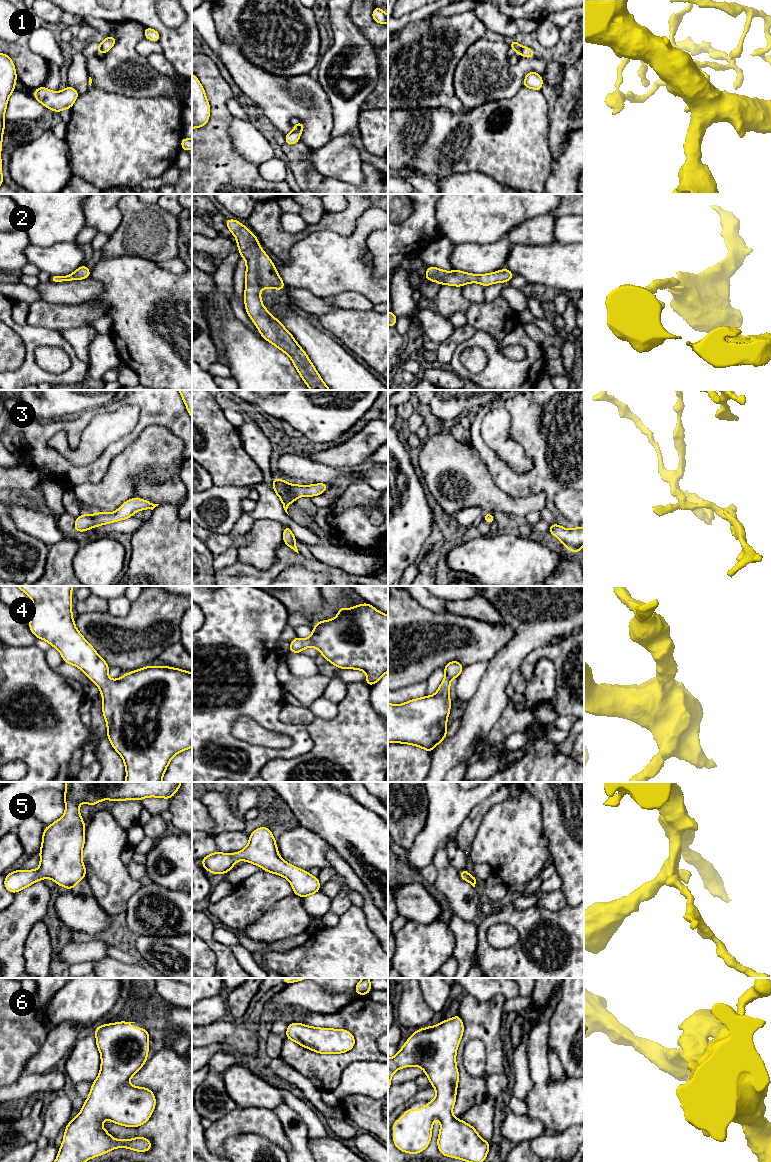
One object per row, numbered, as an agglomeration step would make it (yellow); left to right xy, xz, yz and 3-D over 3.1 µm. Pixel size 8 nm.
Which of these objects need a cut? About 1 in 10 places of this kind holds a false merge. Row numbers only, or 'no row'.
no row

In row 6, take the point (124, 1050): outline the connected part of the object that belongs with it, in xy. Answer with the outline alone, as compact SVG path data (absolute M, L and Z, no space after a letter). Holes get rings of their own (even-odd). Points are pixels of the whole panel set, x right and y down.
M121 1021L94 1029L96 1045L101 1054L100 1073L92 1082L90 1094L80 1113L66 1126L64 1139L54 1162L86 1162L119 1147L137 1152L147 1152L151 1149L152 1143L145 1137L115 1140L101 1126L101 1122L108 1119L118 1125L139 1127L148 1121L155 1109L156 1099L151 1090L128 1084L147 1060L150 1040L147 1029L131 1028L131 1023L135 1022Z

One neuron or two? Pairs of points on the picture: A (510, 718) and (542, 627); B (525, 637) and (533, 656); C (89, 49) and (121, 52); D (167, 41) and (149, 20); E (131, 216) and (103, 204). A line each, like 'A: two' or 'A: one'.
A: two
B: two
C: one
D: one
E: two

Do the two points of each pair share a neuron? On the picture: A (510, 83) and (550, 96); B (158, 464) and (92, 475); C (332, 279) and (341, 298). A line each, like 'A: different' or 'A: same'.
A: different
B: different
C: different

